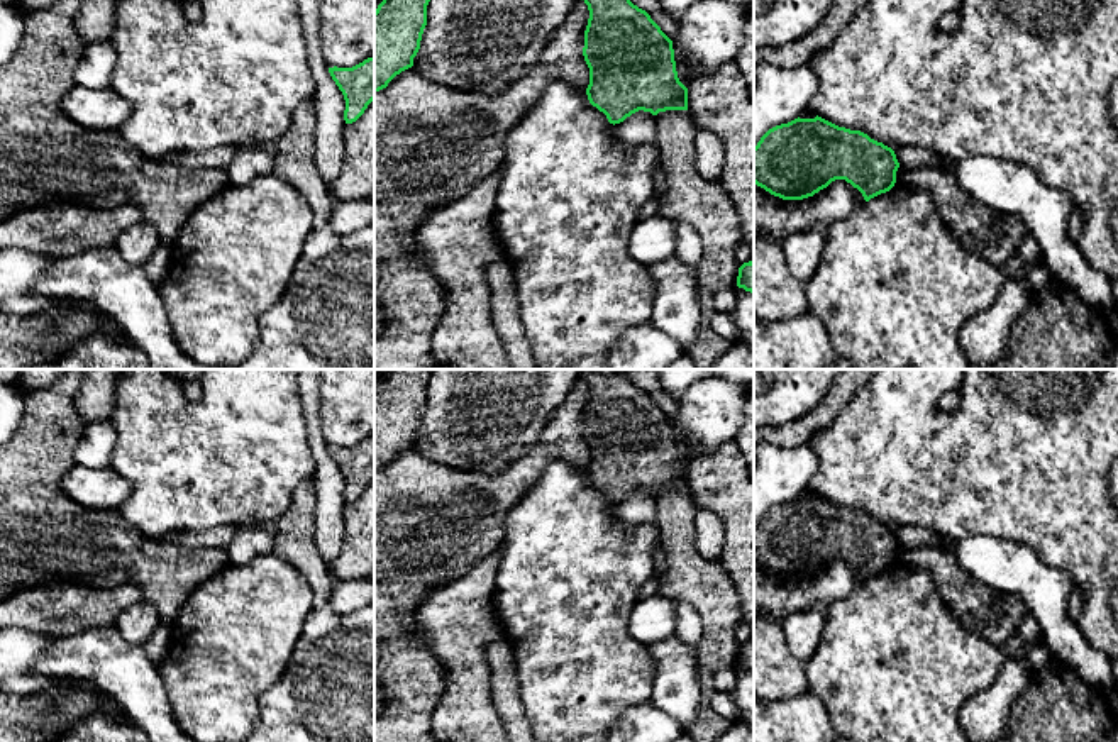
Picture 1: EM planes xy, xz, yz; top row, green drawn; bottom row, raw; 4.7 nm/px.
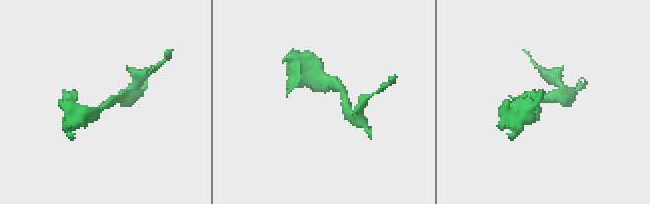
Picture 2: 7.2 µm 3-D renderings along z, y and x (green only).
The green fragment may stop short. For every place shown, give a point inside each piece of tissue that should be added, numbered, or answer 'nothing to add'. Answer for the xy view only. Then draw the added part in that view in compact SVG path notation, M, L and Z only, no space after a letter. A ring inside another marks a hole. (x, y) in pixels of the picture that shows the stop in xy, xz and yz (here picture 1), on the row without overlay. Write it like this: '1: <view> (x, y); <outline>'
nothing to add

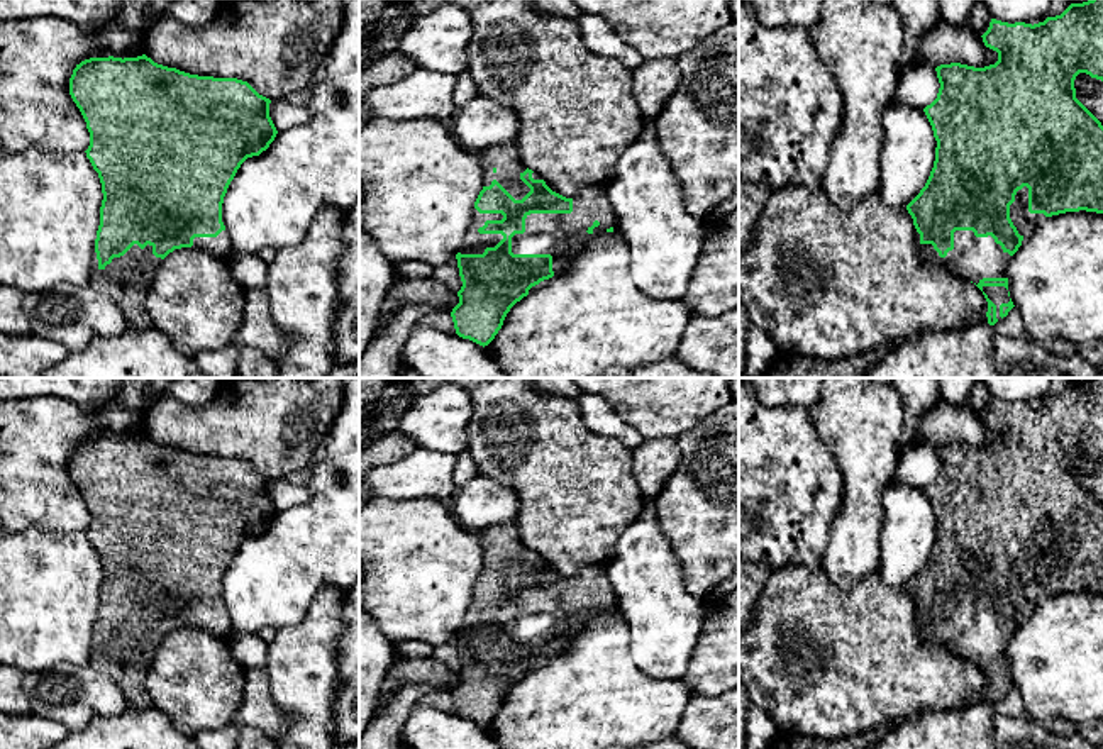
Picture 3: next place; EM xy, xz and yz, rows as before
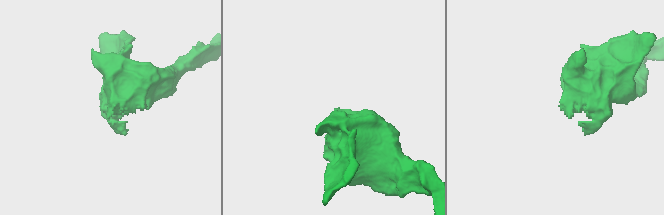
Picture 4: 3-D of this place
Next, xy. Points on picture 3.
1: xy (126, 660); M134 624L124 635L114 637L103 649L98 647L97 632L93 632L90 666L110 676L122 690L129 710L146 710L152 707L151 695L146 686L147 669L163 639L152 634L152 625L141 629Z

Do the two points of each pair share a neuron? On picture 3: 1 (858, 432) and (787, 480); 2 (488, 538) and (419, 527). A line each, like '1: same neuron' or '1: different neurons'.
1: different neurons
2: different neurons

